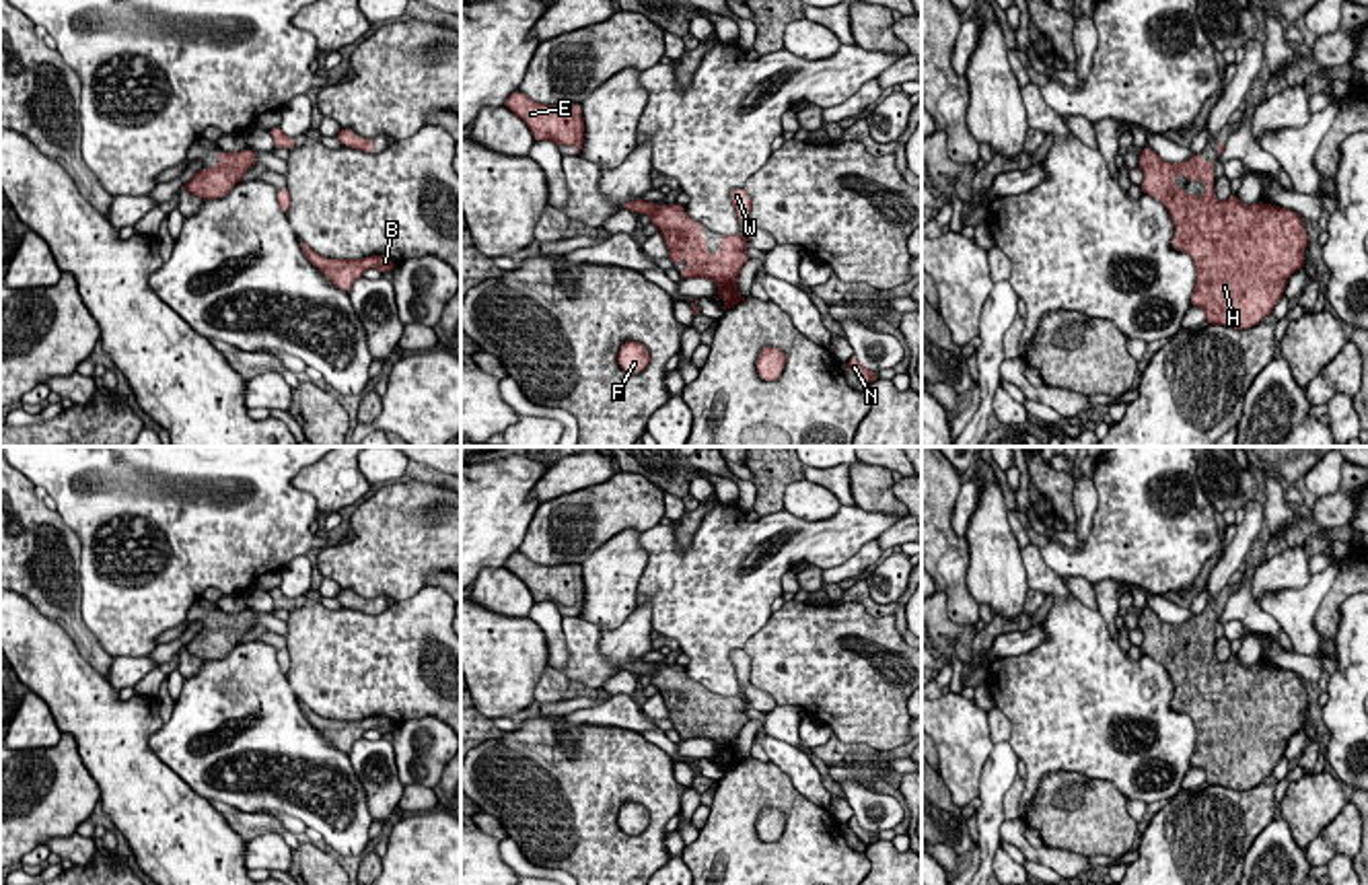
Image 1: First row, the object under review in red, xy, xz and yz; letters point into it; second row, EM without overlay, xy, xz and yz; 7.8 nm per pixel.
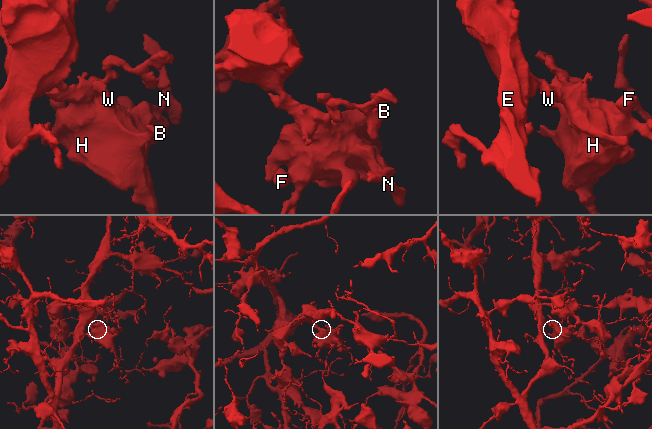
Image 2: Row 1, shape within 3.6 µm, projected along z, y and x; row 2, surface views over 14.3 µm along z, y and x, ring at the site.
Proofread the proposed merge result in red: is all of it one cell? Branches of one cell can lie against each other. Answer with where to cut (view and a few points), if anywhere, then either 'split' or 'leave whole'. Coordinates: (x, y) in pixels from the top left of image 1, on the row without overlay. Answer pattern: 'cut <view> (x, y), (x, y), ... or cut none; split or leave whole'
cut none; leave whole

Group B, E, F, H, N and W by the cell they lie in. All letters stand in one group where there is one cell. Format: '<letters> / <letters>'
B E F H N W

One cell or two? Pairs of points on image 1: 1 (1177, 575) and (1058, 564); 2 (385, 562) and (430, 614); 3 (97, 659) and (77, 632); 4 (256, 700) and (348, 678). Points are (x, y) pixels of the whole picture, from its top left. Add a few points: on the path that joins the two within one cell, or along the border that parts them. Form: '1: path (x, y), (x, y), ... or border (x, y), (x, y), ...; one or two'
1: path (1148, 564), (1087, 564); one
2: border (424, 585), (412, 595), (391, 602); two
3: path (93, 653), (83, 639); one
4: border (284, 676), (301, 700); two

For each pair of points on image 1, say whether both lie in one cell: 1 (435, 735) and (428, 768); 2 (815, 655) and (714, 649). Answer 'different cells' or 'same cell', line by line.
1: same cell
2: different cells

